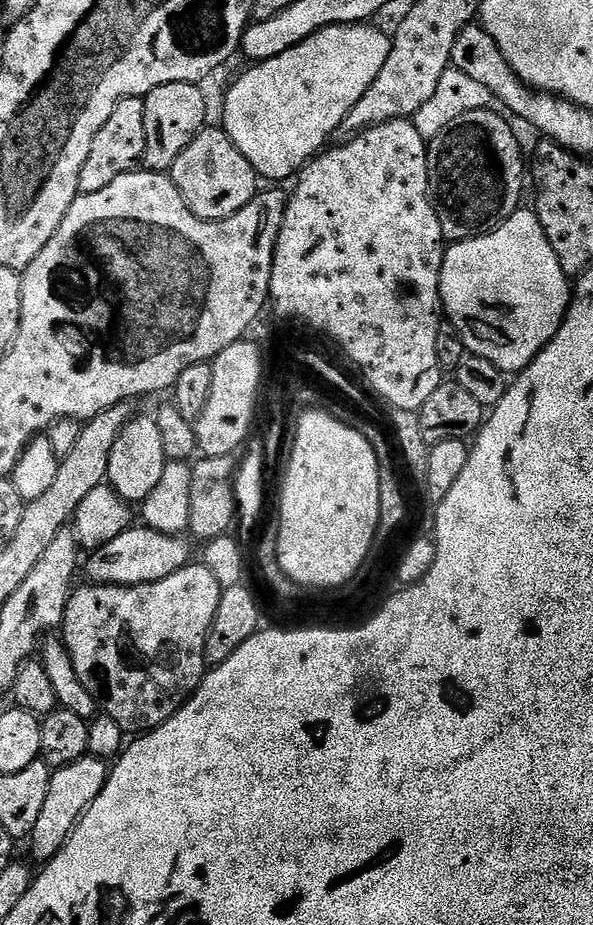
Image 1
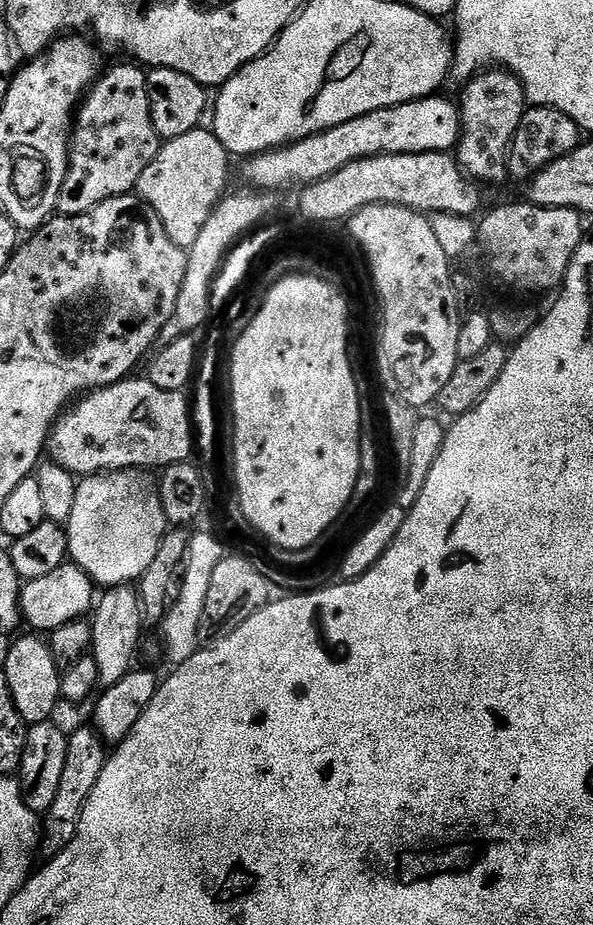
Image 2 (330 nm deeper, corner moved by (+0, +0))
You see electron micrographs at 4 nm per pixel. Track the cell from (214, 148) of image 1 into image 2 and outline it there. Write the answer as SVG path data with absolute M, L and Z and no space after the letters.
M198 127L190 130L190 134L182 134L173 140L163 141L154 162L150 162L146 170L142 170L142 178L137 182L135 191L141 200L146 201L153 208L158 218L162 218L162 226L170 242L174 242L174 246L187 250L194 246L194 242L198 242L198 234L202 234L202 226L206 226L206 218L210 218L210 214L229 191L228 160L230 161L230 153L222 146L222 142L218 142L216 133Z

